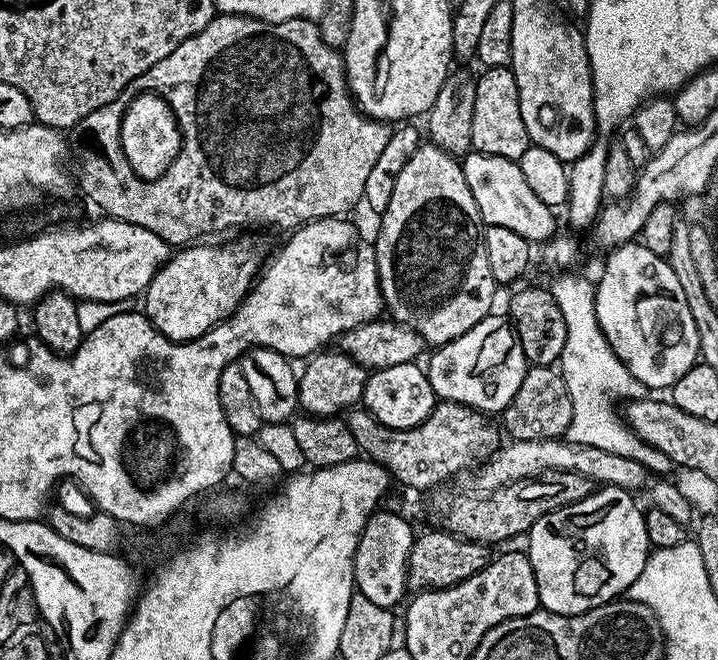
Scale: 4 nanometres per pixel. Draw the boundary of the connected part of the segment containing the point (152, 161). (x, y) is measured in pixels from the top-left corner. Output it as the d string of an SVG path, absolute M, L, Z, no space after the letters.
M144 92L133 99L121 122L121 146L131 169L143 180L156 180L169 168L180 153L181 134L177 115L163 95Z

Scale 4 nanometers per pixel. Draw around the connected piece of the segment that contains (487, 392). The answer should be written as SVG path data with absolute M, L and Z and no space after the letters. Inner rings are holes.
M490 314L478 322L466 334L454 338L449 344L441 344L435 349L436 352L426 363L428 381L437 397L441 401L449 400L455 404L465 404L471 408L477 408L485 414L503 413L504 407L511 402L514 394L518 394L518 386L522 386L522 378L529 370L529 363L522 354L522 346L516 337L516 331L513 330L511 323L503 315Z

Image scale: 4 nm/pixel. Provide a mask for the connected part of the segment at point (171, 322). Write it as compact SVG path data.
M244 234L241 240L233 244L224 244L219 248L216 242L196 242L191 246L181 247L169 255L167 262L154 274L147 292L142 296L142 311L148 320L166 338L177 342L196 340L216 325L227 320L244 301L253 283L254 277L261 271L260 252L251 240L251 235Z

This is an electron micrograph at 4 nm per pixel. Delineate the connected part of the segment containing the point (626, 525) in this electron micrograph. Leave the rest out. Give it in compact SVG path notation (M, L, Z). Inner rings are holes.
M600 486L593 490L586 498L575 500L573 504L562 506L550 514L542 514L542 518L538 518L538 522L534 522L534 526L526 534L526 541L528 540L526 555L530 562L530 566L534 570L534 578L538 582L540 608L543 609L543 611L553 612L559 616L580 616L583 612L589 612L591 608L597 608L603 604L608 604L611 600L623 597L625 593L627 593L628 587L634 582L634 578L638 578L638 574L642 574L642 566L646 566L648 553L650 551L650 545L646 538L644 512L642 508L636 505L636 499L637 497L633 495L633 493L628 492L624 488Z

